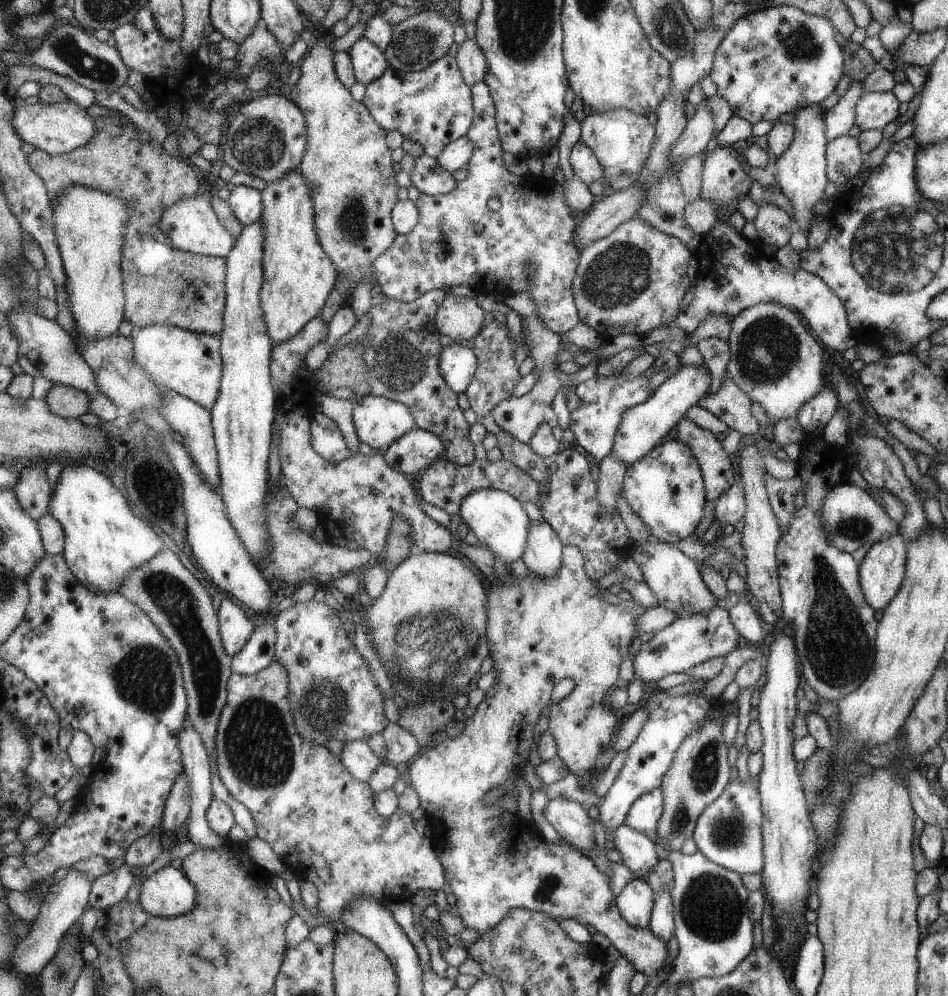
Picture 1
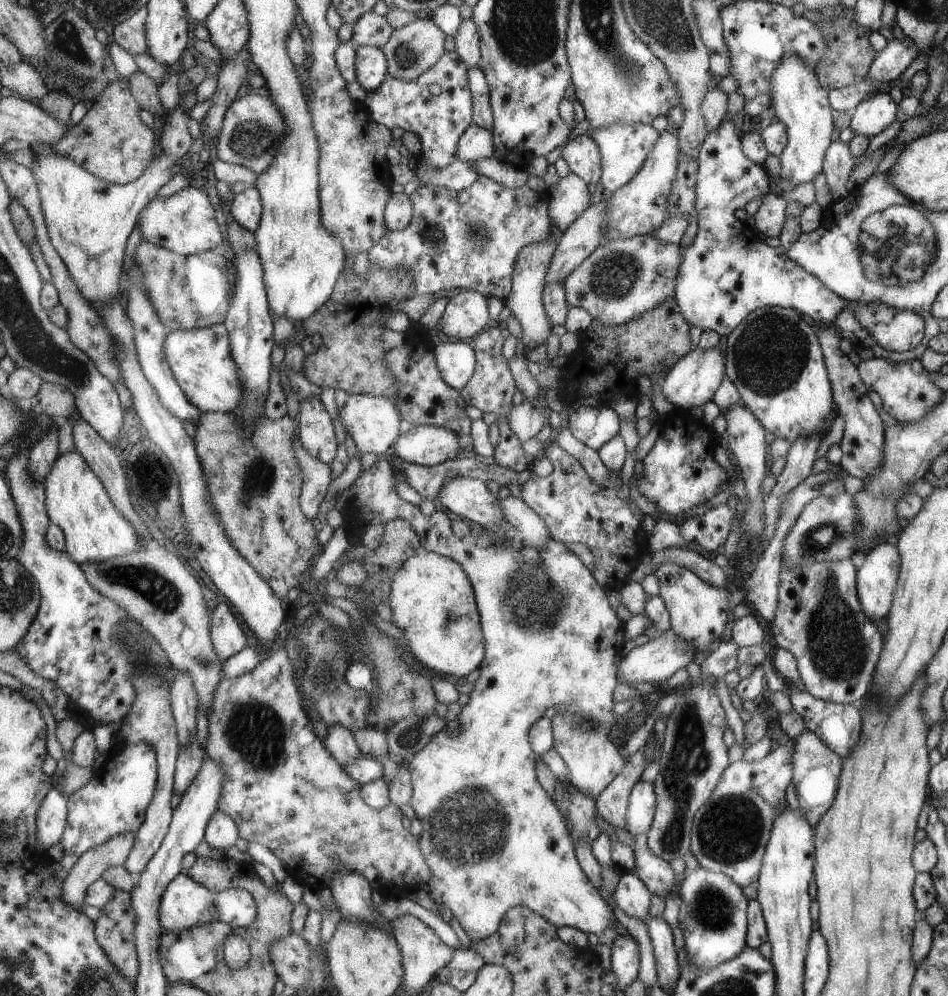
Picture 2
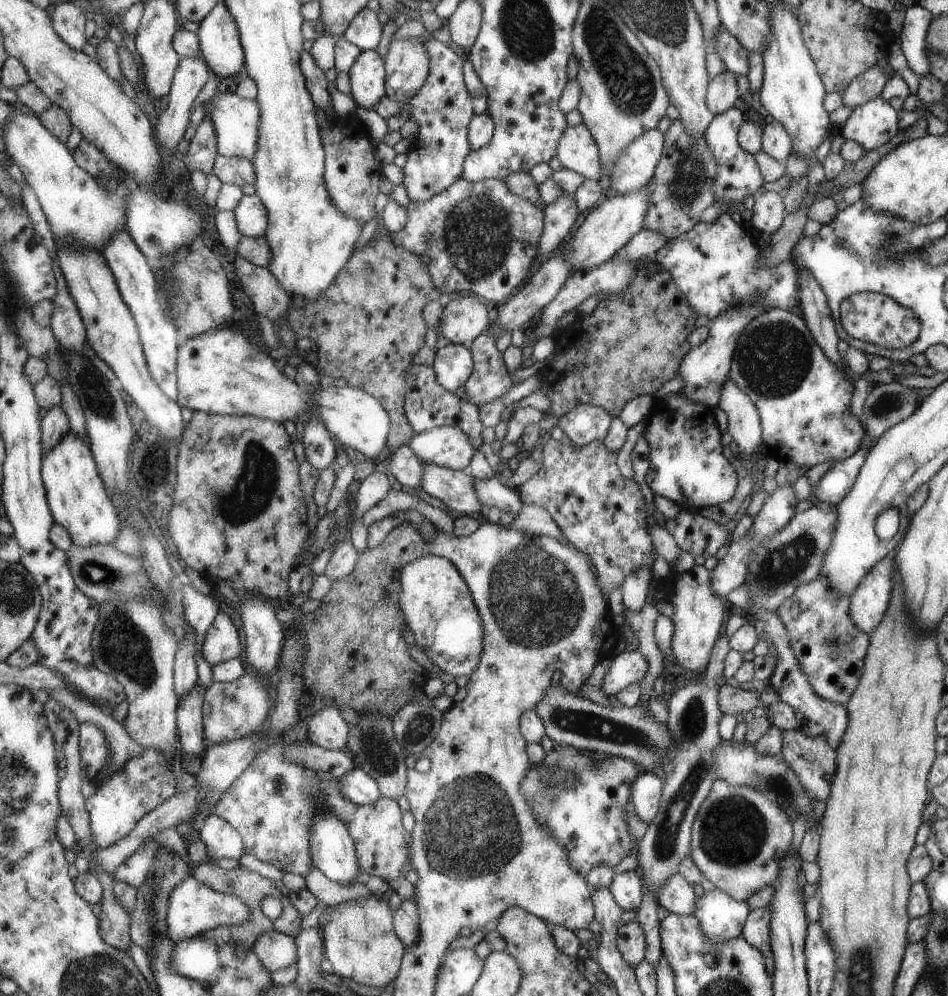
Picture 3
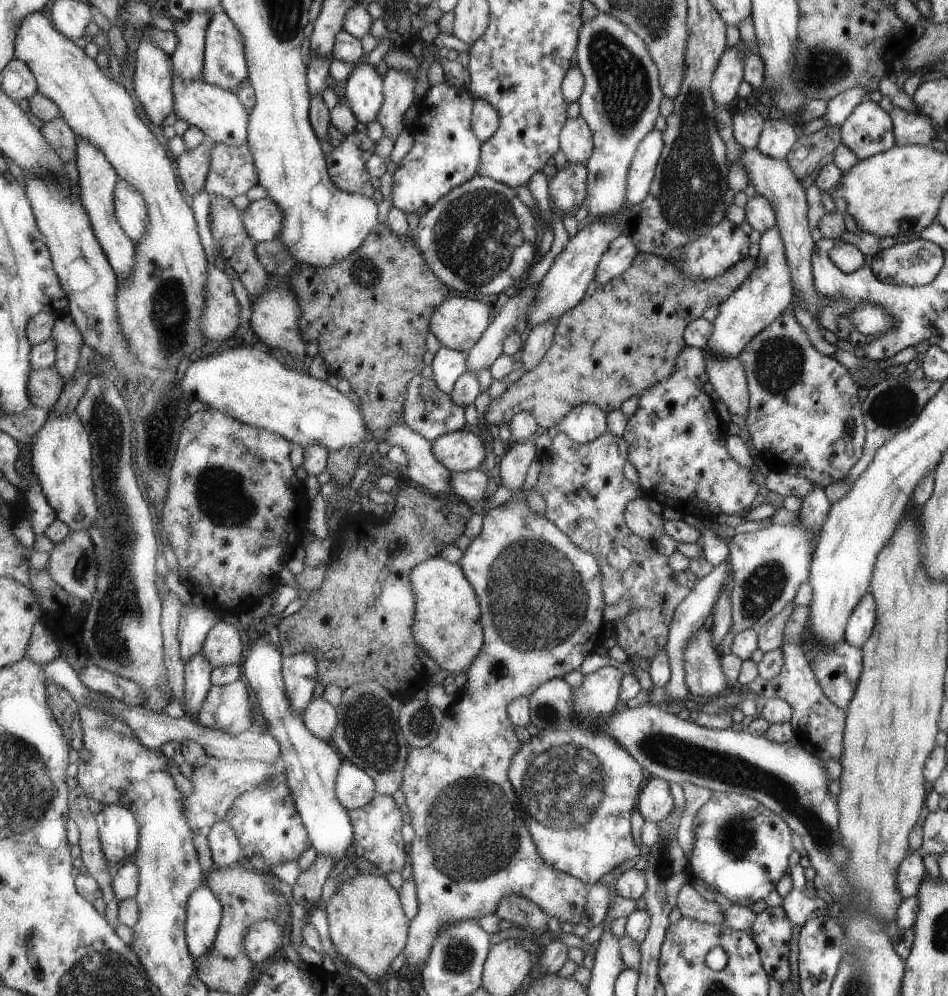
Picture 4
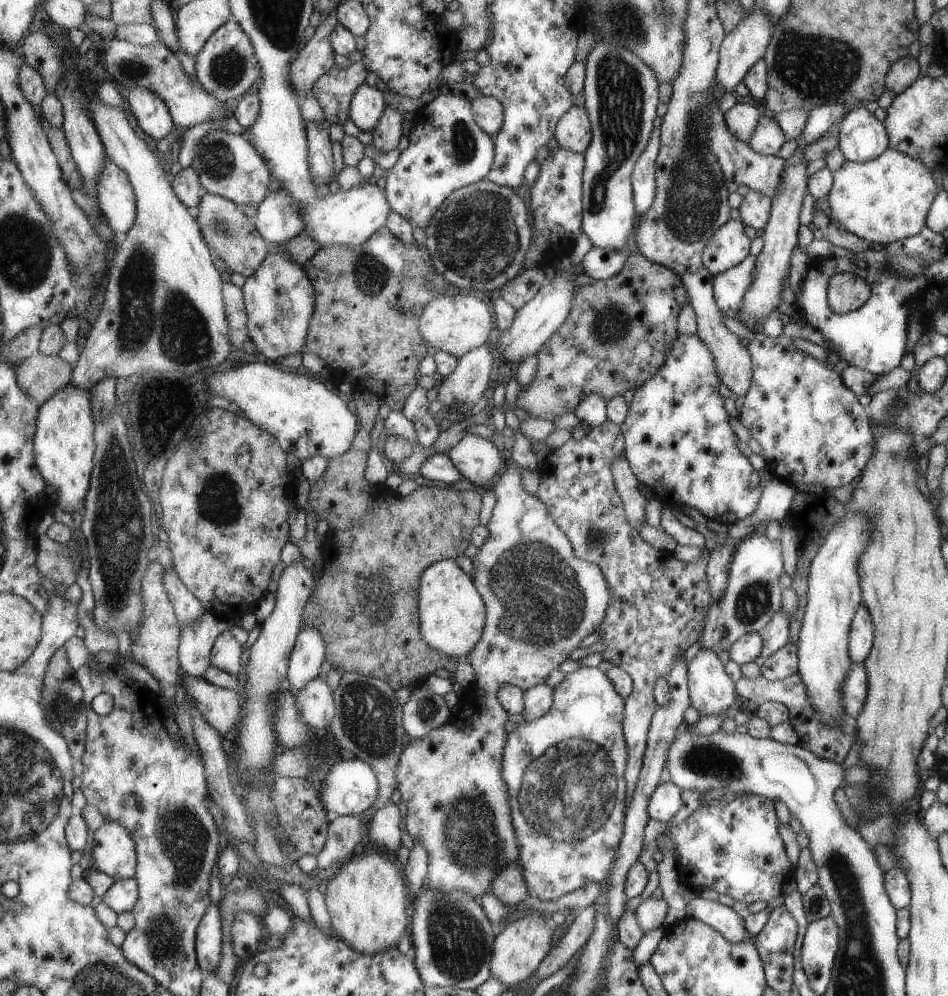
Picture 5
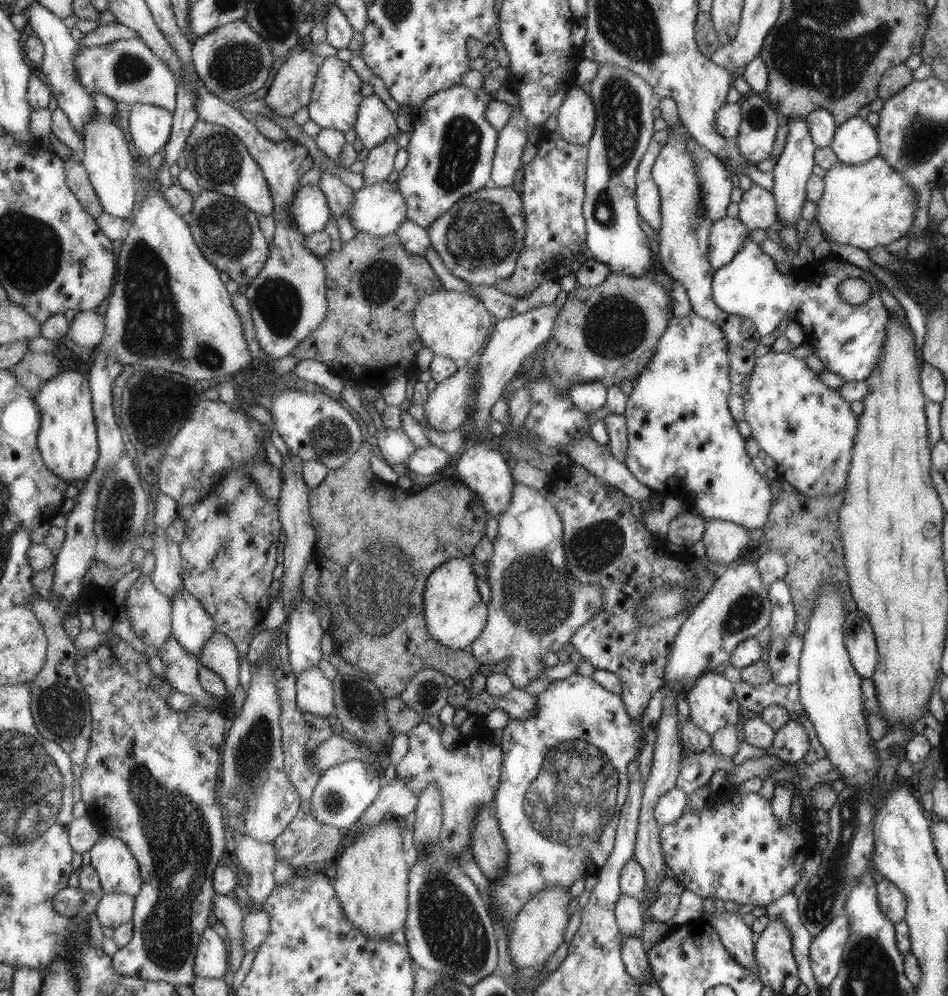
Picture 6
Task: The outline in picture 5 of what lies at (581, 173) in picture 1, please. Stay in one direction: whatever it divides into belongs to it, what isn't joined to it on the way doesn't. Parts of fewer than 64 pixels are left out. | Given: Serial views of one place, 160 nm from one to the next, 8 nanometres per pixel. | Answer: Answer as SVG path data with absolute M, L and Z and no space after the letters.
M571 104L559 121L555 134L559 146L574 153L583 153L592 138L591 120L584 107Z

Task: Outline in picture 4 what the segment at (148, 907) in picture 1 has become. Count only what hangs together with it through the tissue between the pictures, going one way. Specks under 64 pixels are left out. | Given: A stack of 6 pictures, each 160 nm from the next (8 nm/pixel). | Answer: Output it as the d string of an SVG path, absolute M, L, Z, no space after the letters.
M203 884L191 893L186 937L195 958L205 956L213 948L223 917L224 906L211 887Z

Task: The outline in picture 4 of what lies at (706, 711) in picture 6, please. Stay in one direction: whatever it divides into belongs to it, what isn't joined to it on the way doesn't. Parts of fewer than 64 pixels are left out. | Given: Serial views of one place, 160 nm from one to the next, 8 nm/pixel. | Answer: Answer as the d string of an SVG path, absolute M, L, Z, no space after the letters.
M703 628L688 640L683 655L684 680L690 698L696 700L709 700L727 688L727 677L721 672L718 652L713 648L711 632Z

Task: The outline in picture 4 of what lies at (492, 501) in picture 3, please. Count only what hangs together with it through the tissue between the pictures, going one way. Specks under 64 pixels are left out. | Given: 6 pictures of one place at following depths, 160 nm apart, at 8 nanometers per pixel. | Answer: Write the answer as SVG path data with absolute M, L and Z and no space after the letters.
M479 469L452 472L452 490L455 497L467 503L481 504L493 488L492 480Z

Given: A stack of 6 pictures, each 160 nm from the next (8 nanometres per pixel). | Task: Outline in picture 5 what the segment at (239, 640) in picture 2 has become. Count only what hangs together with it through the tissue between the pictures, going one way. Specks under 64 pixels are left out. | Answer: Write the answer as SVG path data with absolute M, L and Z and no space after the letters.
M231 631L221 633L212 648L210 664L235 675L243 666L243 650L246 648Z

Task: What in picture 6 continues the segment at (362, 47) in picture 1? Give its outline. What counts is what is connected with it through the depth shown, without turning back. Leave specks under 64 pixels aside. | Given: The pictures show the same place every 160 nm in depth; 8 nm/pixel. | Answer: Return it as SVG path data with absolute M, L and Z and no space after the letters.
M372 94L365 97L358 109L358 119L353 129L365 148L370 151L393 136L397 136L398 142L400 131L397 120L379 96Z

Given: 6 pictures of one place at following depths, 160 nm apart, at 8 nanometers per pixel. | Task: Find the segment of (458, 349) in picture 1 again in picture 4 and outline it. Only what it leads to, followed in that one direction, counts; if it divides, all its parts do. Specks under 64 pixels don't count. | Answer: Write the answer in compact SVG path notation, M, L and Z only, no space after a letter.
M442 345L432 361L433 378L441 390L453 392L457 380L468 371L468 352L456 351Z

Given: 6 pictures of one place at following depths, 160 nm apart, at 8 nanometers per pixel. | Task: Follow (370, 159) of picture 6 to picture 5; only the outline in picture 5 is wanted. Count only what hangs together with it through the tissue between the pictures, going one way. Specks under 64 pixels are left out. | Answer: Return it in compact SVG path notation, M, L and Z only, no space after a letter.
M390 108L385 109L384 116L381 117L377 128L373 131L373 141L382 154L391 152L399 146L403 135L403 114L401 111Z

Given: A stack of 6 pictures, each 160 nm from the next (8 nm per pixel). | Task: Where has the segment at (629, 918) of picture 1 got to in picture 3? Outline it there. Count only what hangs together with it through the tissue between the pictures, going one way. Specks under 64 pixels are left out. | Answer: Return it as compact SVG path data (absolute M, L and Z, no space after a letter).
M635 870L625 871L612 878L608 889L619 908L622 908L623 911L635 911L643 896L641 883L642 880Z

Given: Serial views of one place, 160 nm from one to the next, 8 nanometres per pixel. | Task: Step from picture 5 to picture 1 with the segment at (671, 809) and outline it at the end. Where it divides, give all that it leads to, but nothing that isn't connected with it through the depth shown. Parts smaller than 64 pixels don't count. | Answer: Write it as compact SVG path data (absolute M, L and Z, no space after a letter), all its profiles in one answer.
M659 787L640 794L629 806L625 825L649 836L656 829L657 819L662 811L662 792Z

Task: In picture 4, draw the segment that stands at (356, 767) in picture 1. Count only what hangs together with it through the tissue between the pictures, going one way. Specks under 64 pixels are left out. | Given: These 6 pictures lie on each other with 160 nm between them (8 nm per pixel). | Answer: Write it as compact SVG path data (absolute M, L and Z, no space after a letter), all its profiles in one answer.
M315 697L304 710L307 728L320 739L331 742L339 722L338 707L333 707L323 697Z

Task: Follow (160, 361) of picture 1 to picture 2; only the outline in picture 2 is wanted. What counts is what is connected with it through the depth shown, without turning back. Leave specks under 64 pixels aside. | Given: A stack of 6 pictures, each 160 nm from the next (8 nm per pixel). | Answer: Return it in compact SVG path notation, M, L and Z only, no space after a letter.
M213 325L204 329L172 331L166 338L165 354L181 388L204 413L221 411L233 413L244 399L244 386L238 364L233 358L228 328Z

